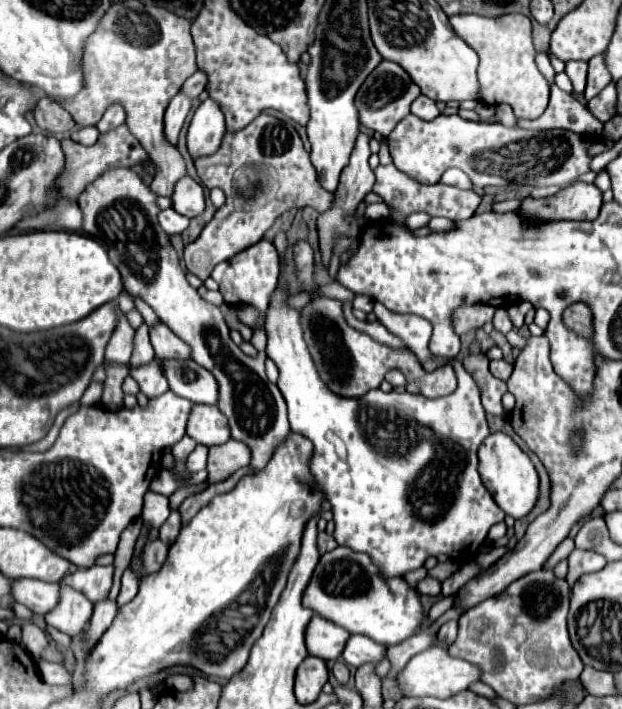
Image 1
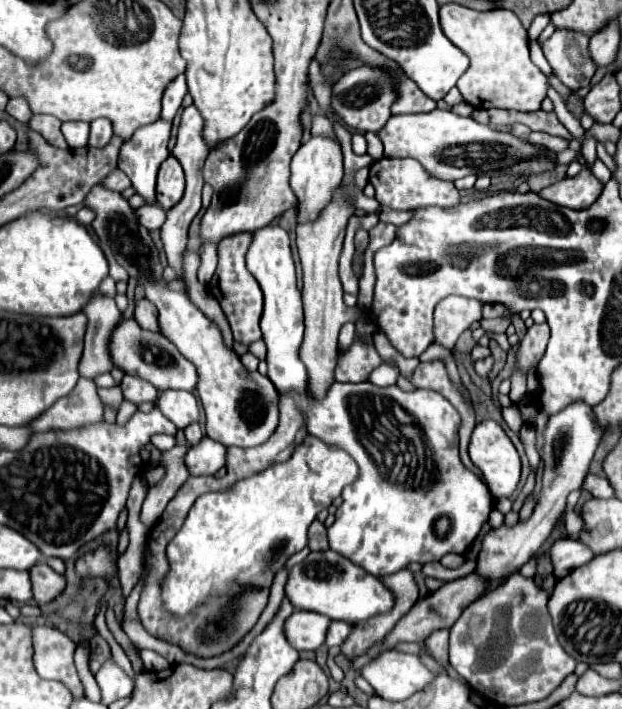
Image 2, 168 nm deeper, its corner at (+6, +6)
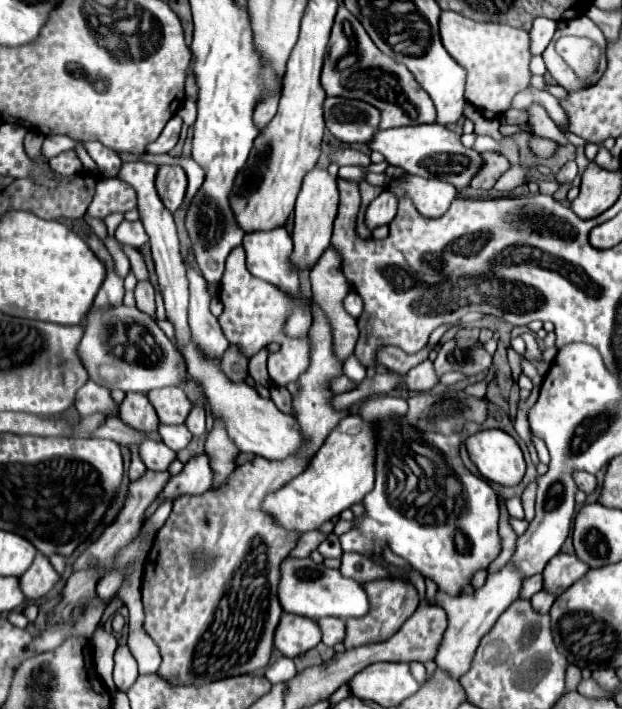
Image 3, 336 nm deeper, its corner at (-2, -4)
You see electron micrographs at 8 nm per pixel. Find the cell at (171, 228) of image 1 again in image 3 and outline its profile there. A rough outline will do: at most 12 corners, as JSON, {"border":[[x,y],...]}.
{"border":[[121,222],[115,238],[121,244],[141,248],[149,242],[143,224]]}

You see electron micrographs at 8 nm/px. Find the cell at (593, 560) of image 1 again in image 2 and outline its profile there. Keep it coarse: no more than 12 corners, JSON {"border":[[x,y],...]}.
{"border":[[577,540],[551,546],[553,576],[563,578],[589,562],[593,552]]}

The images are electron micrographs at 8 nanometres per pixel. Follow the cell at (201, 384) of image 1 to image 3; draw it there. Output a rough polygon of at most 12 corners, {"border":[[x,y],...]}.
{"border":[[95,308],[79,356],[123,392],[185,386],[183,356],[137,308]]}

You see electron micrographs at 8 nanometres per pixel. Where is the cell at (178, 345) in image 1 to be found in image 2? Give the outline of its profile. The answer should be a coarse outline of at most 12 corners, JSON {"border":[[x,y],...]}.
{"border":[[147,298],[135,304],[141,328],[159,332],[157,308]]}

